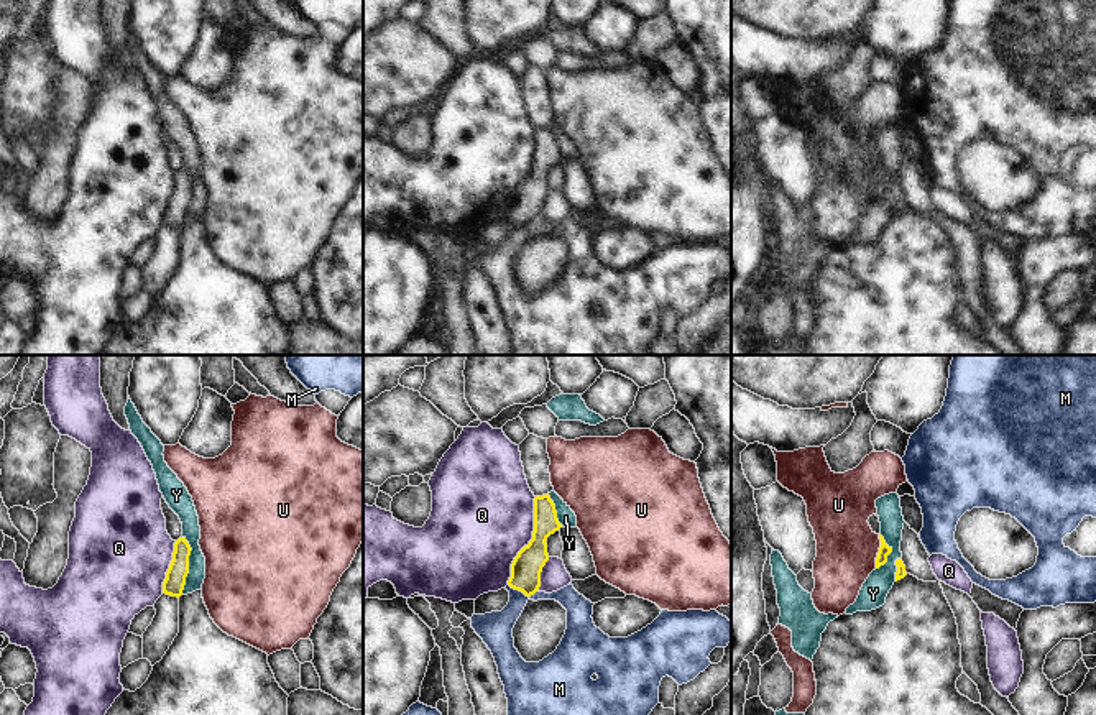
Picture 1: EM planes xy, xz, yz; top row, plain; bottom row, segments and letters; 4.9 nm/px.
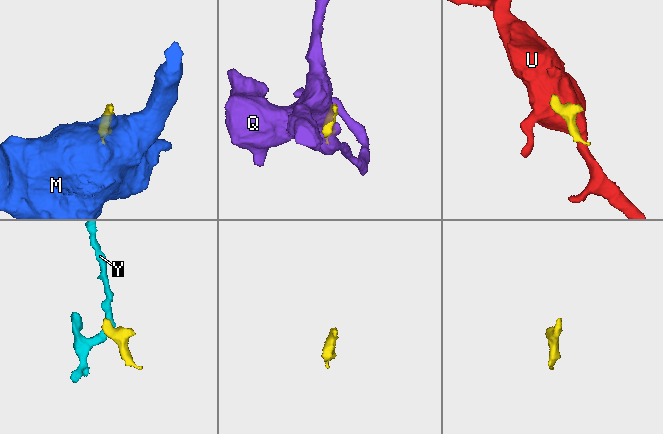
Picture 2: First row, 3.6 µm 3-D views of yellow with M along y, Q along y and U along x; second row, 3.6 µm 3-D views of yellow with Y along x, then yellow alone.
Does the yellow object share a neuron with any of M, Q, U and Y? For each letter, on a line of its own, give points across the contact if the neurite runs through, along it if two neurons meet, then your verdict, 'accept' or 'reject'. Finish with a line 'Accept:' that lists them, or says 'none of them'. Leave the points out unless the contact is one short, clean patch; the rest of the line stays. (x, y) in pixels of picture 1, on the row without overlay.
M: border xz (508, 216), (526, 227), (536, 224); reject
Q: reject
U: border yz (879, 166), (874, 199); reject
Y: border xy (184, 168), (191, 186), (189, 204), (181, 226); reject
Accept: none of them

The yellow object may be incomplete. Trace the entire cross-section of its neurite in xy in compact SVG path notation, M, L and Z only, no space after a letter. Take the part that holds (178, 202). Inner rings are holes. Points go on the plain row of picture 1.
M179 169L174 174L173 192L166 204L166 210L163 214L163 225L177 228L177 230L182 227L182 222L186 217L186 209L189 205L191 182L192 181L191 181L189 174L186 173L186 169Z

